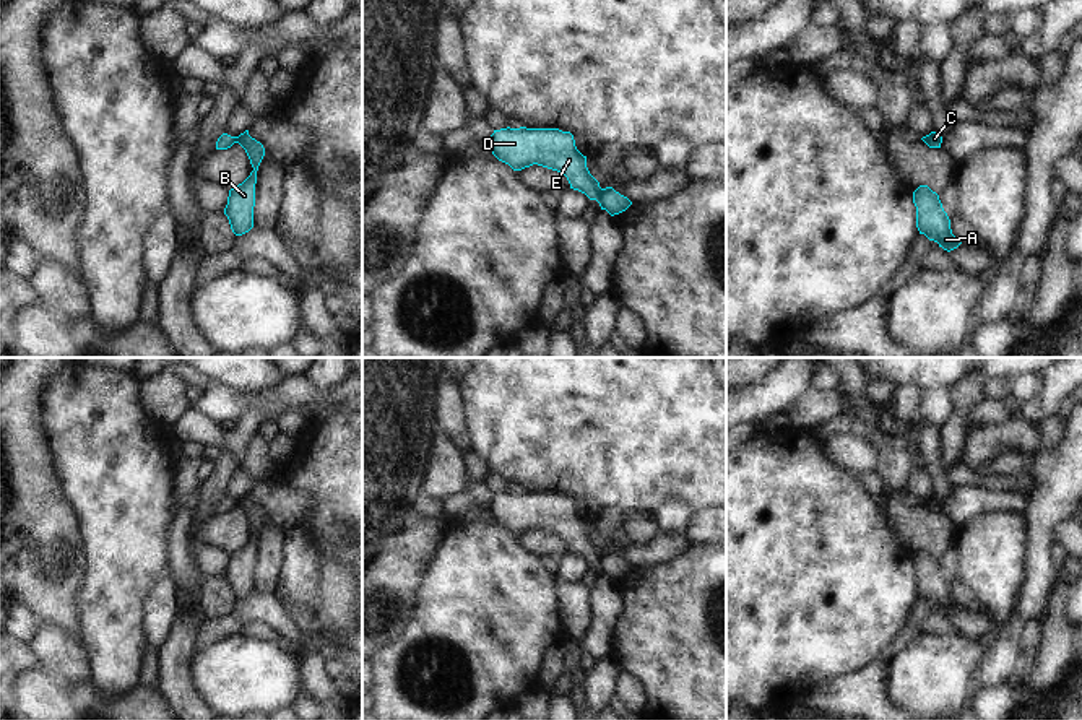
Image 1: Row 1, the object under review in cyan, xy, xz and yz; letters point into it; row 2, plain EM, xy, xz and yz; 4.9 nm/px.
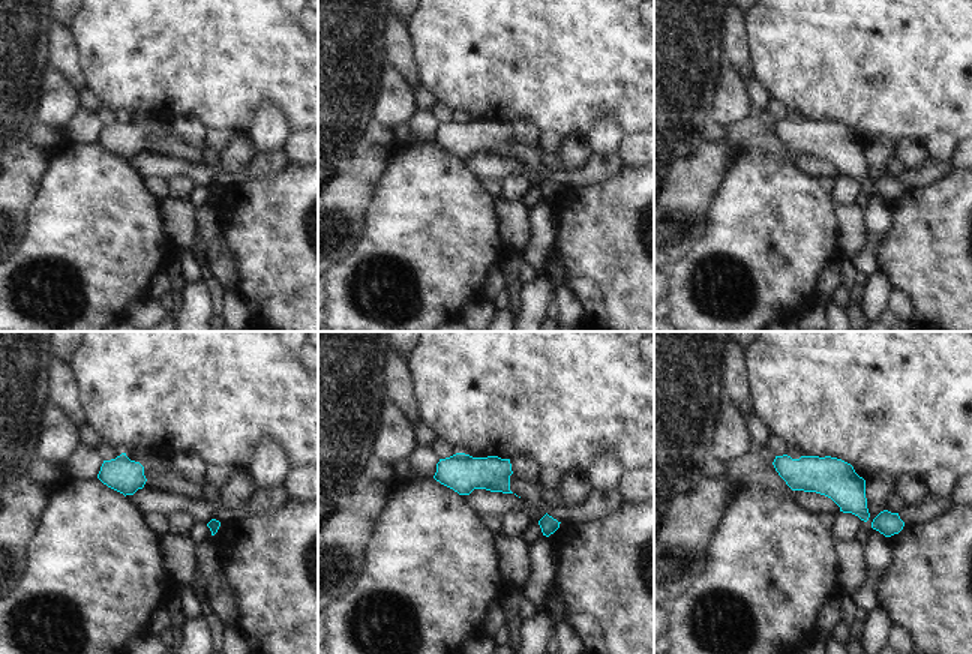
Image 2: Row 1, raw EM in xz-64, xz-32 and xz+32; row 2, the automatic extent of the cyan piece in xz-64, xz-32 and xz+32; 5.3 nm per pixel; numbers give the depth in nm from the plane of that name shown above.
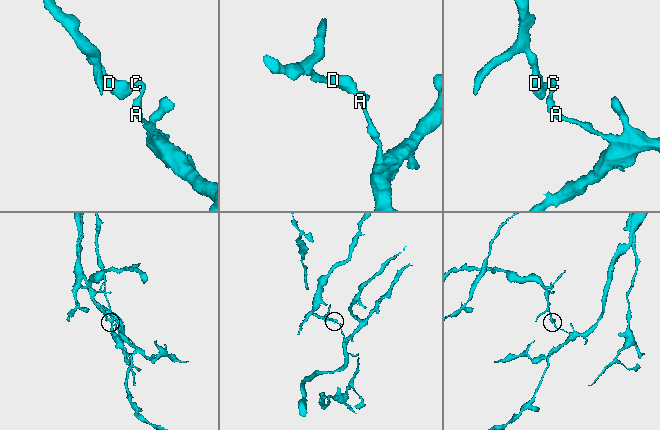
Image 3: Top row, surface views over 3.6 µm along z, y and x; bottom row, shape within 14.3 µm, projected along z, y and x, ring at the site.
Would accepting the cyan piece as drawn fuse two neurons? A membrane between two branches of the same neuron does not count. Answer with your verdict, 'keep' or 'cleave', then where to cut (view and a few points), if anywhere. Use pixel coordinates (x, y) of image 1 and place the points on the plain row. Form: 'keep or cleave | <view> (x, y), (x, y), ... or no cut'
cleave | xz (601, 553), (593, 563)

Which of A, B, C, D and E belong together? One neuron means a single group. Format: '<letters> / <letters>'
A B C / D E

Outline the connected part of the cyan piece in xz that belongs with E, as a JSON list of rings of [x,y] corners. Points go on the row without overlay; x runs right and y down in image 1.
[[[500,492],[494,494],[489,504],[492,518],[522,535],[533,528],[562,536],[570,553],[595,564],[601,556],[599,546],[586,531],[586,520],[577,510],[570,496],[559,492]]]

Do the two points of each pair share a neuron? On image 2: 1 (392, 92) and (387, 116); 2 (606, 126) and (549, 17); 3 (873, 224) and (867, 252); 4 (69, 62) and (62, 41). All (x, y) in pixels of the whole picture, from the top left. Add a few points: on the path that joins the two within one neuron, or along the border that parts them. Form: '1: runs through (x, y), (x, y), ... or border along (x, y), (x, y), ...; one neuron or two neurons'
1: runs through (392, 98), (392, 110); one neuron
2: border along (624, 132), (617, 120), (605, 111), (584, 135); two neurons
3: runs through (873, 231), (869, 245); one neuron
4: runs through (65, 57), (62, 45); one neuron

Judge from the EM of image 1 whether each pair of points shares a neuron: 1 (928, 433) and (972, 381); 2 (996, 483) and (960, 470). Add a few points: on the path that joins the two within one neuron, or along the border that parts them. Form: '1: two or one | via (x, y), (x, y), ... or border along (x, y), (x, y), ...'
1: two | border along (939, 428), (941, 462), (944, 465)
2: one | via (988, 481), (969, 477)

